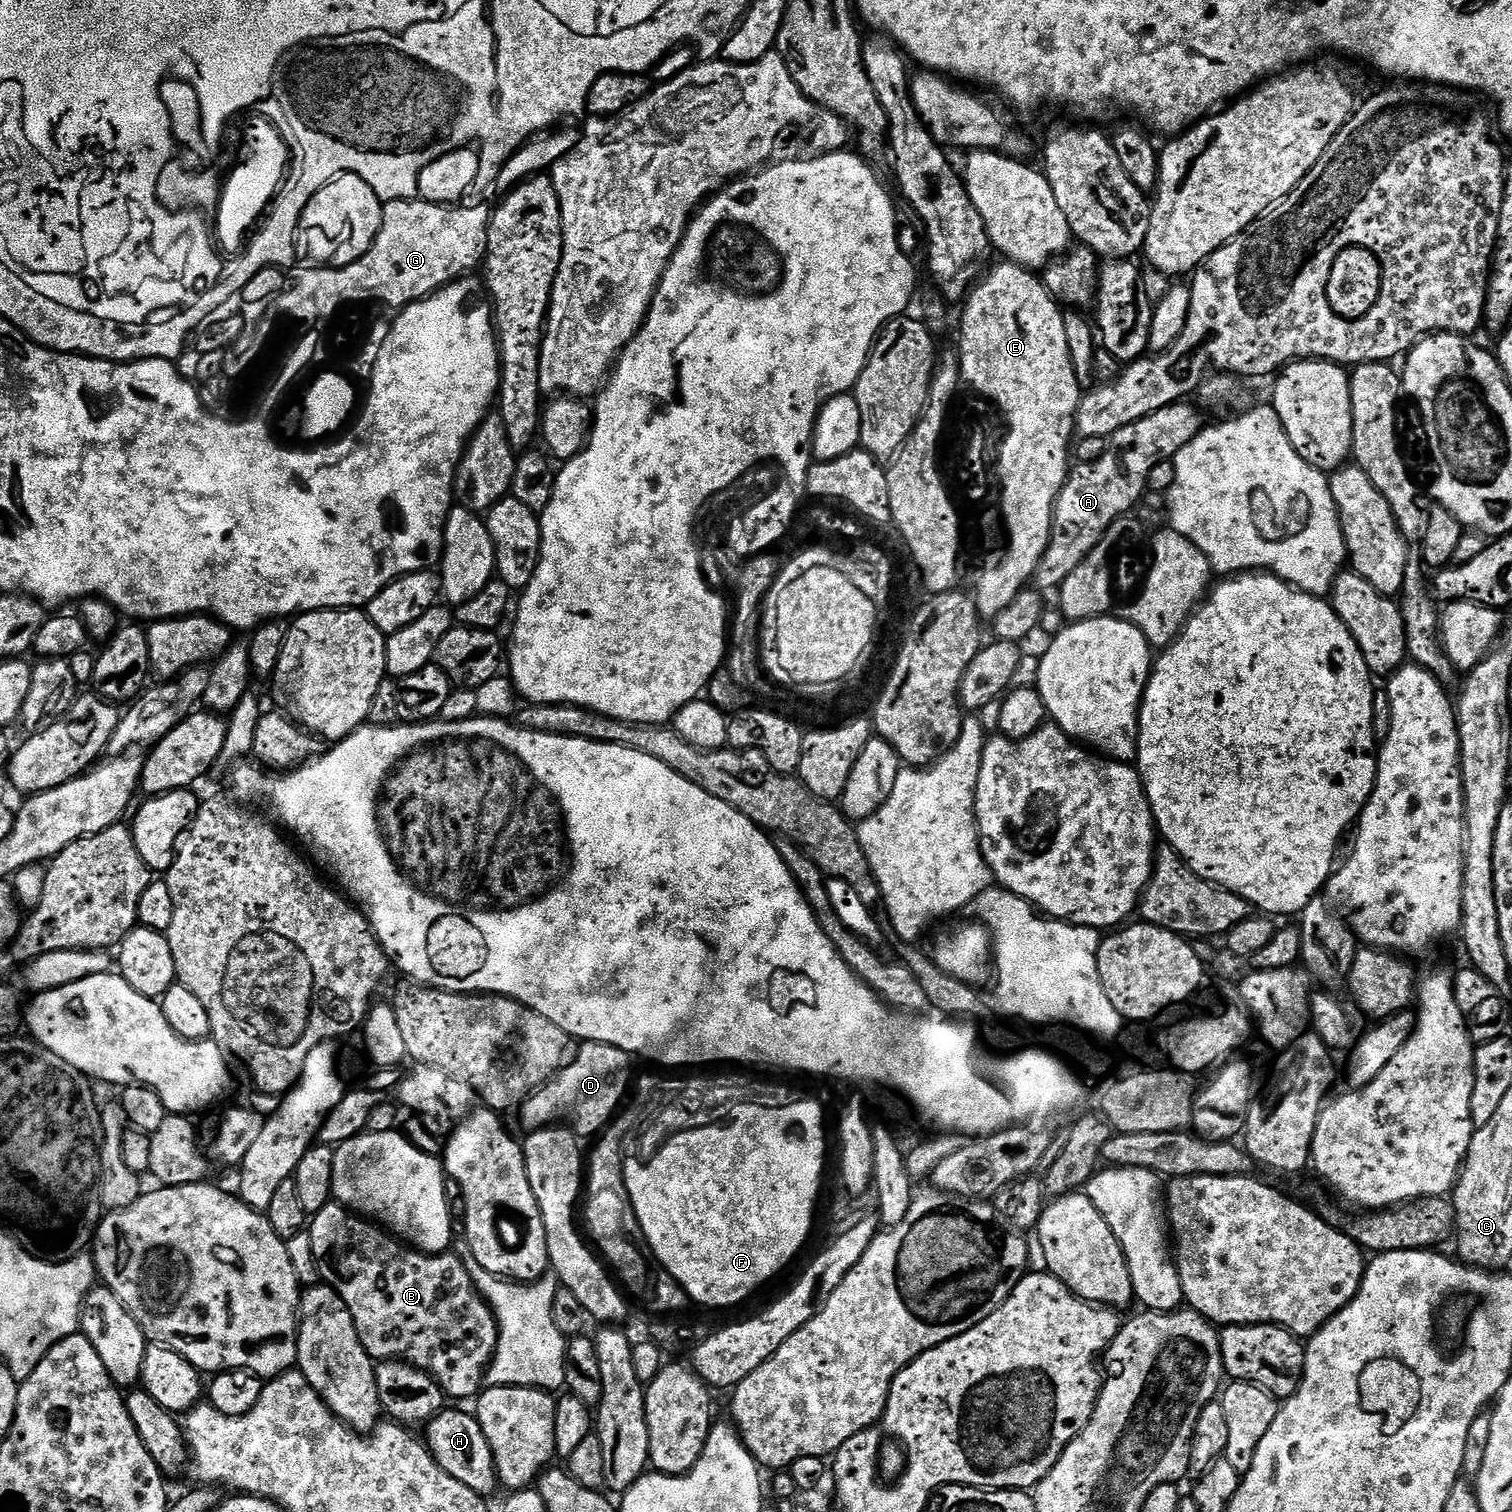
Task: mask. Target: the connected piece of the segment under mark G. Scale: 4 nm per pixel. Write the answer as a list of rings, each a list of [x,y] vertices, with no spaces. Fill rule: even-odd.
[[[419,198],[387,201],[383,205],[381,229],[378,230],[369,252],[344,268],[300,268],[297,276],[292,276],[290,283],[280,292],[284,298],[284,308],[288,308],[292,316],[304,316],[304,320],[312,320],[312,316],[324,316],[324,312],[332,312],[336,304],[343,306],[344,300],[366,301],[368,296],[384,296],[384,300],[392,300],[392,304],[403,309],[416,300],[440,291],[453,280],[475,273],[472,271],[481,267],[488,250],[490,208],[484,204],[476,204],[473,208],[462,207],[431,204]]]

